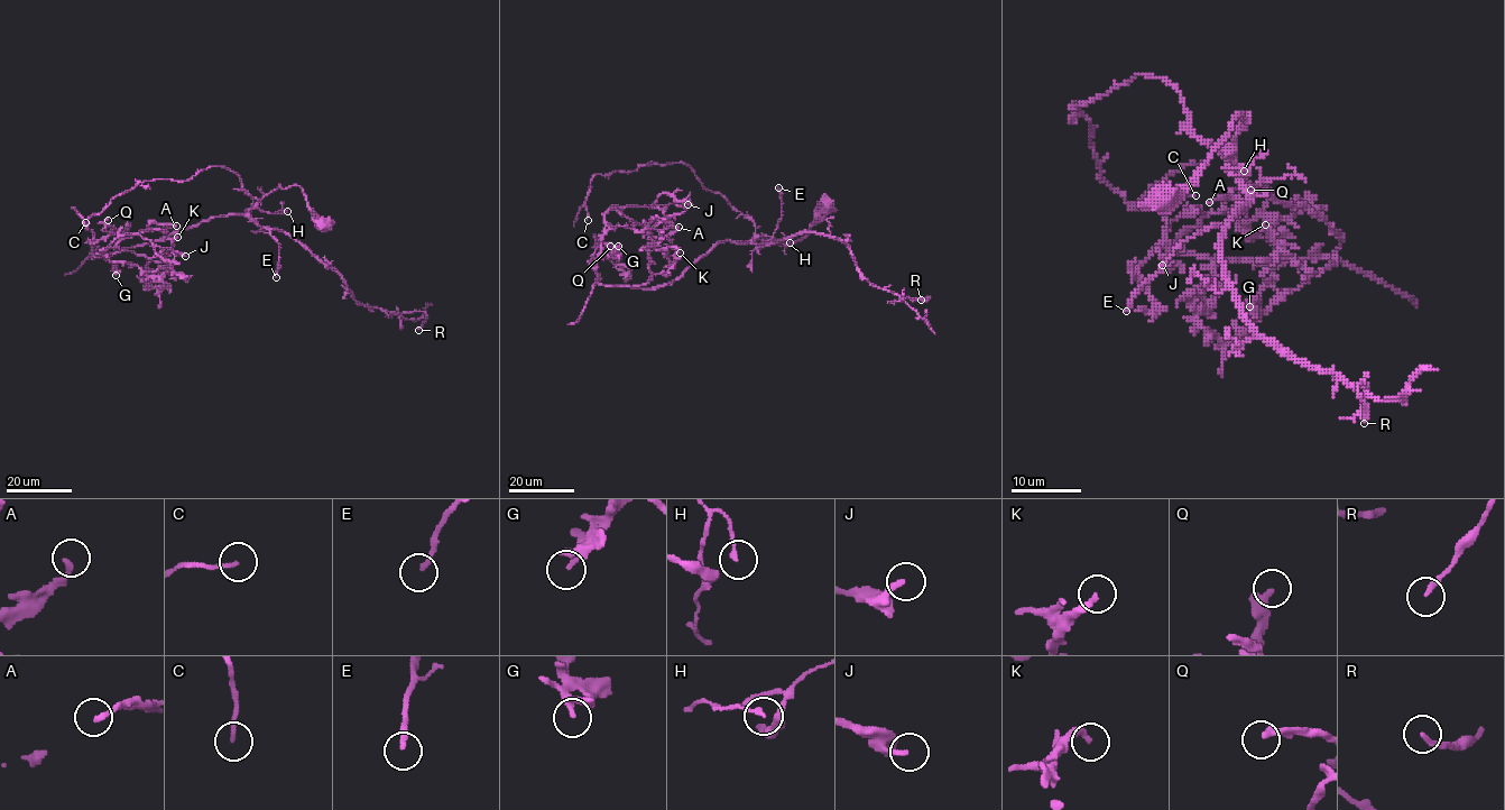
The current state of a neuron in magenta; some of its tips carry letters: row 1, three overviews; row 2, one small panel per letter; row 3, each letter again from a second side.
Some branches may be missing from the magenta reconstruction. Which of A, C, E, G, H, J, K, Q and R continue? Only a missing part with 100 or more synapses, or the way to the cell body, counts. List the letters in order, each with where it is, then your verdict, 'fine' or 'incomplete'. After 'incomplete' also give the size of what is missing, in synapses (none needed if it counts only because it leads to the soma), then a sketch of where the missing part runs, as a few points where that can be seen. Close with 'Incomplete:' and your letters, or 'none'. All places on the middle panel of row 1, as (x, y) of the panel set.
A: (679, 227) | fine
C: (588, 220) | fine
E: (778, 187) | fine
G: (618, 246) | fine
H: (790, 242) | fine
J: (688, 204) | fine
K: (680, 252) | fine
Q: (610, 246) | fine
R: (921, 300) | fine
Incomplete: none

